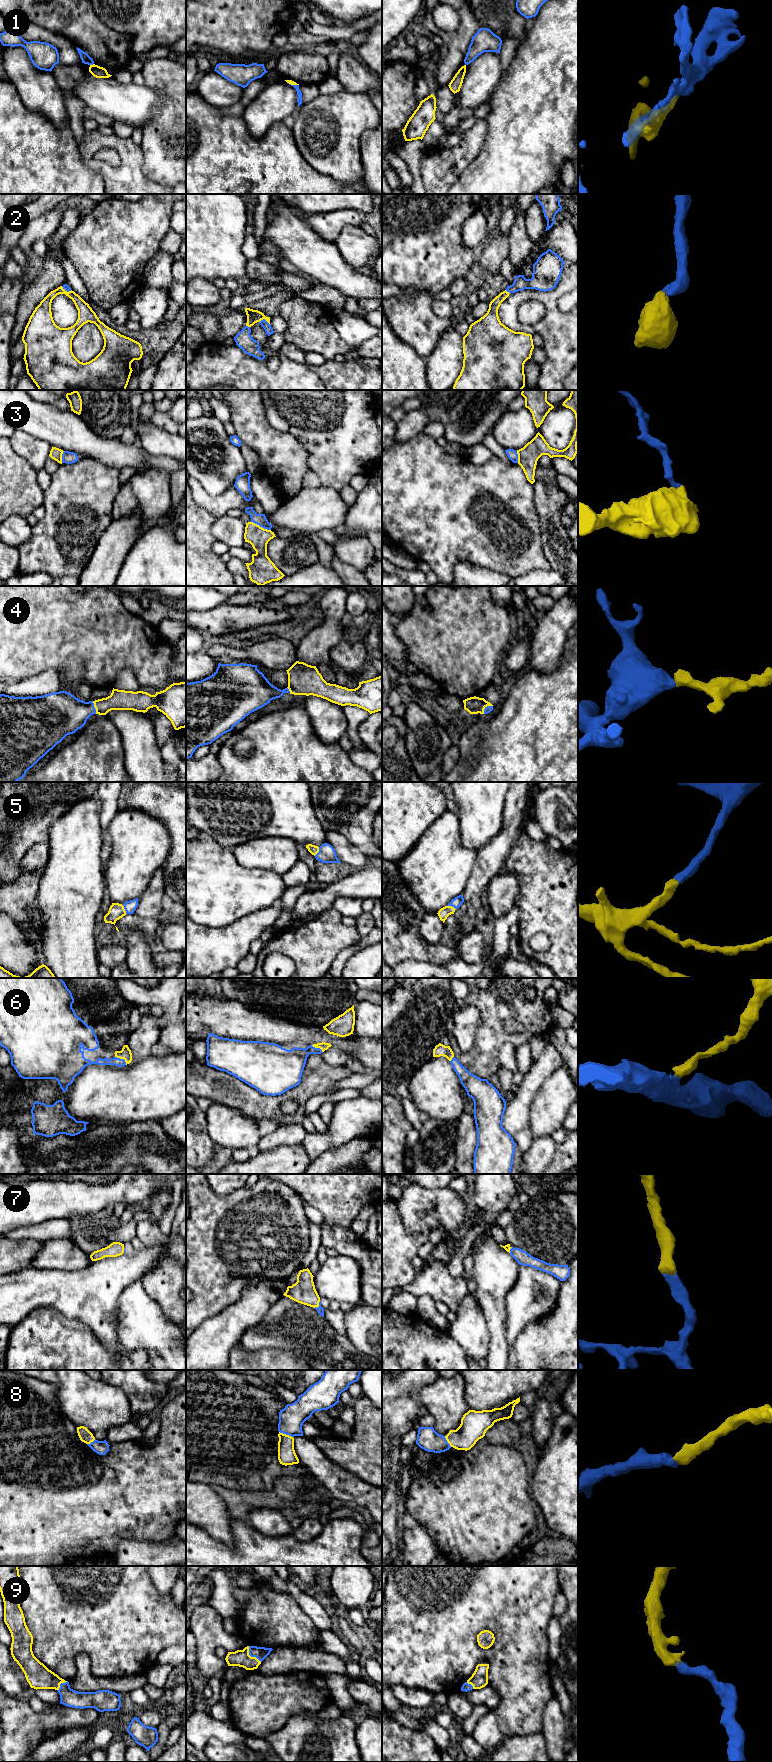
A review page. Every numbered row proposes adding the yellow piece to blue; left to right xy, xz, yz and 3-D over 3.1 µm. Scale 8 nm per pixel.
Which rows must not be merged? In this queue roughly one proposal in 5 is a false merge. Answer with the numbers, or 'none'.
1, 3

